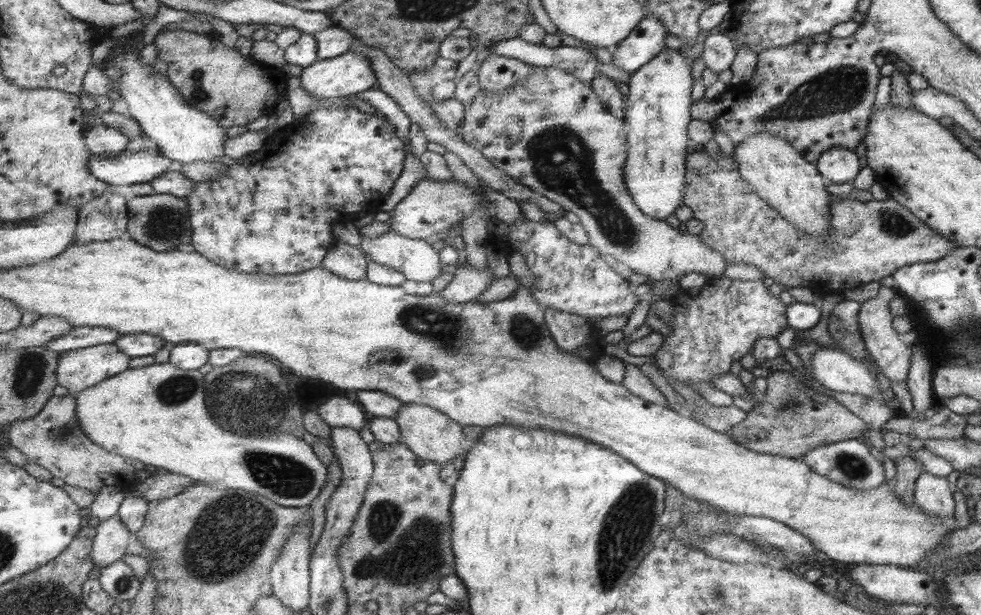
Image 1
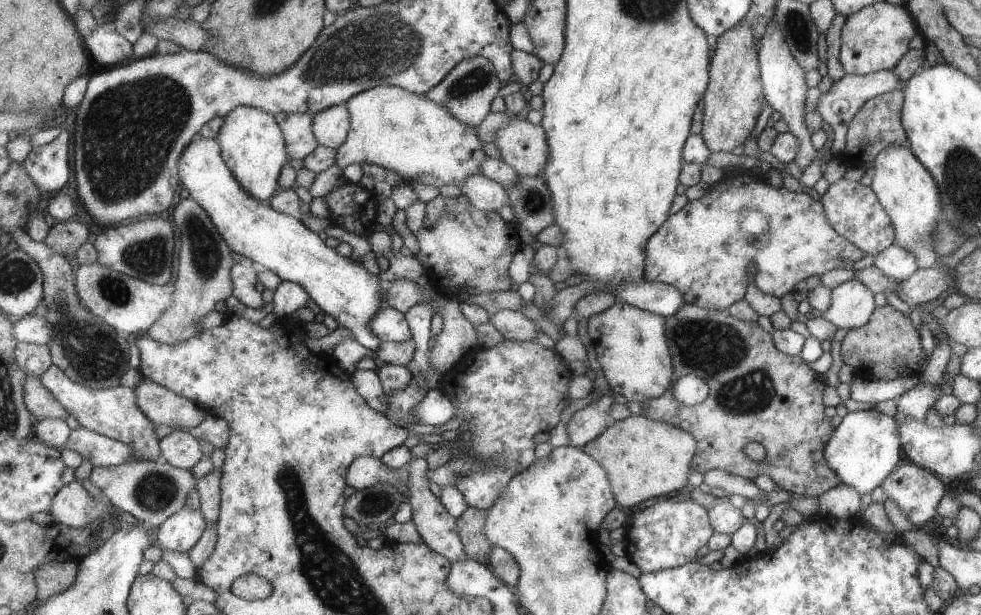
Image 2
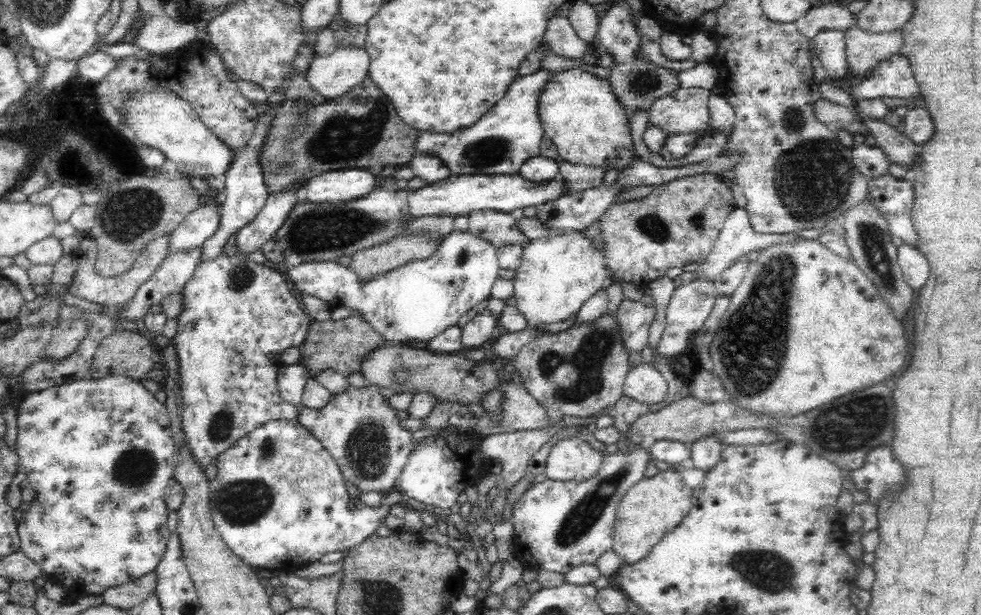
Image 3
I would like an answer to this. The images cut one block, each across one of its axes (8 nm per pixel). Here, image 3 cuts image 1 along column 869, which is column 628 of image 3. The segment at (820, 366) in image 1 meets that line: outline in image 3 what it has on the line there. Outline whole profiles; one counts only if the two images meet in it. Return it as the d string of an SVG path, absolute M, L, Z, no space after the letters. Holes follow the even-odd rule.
M640 364L638 368L630 368L624 384L624 396L648 404L652 410L666 402L668 398L668 382L662 378L662 374L650 364Z

